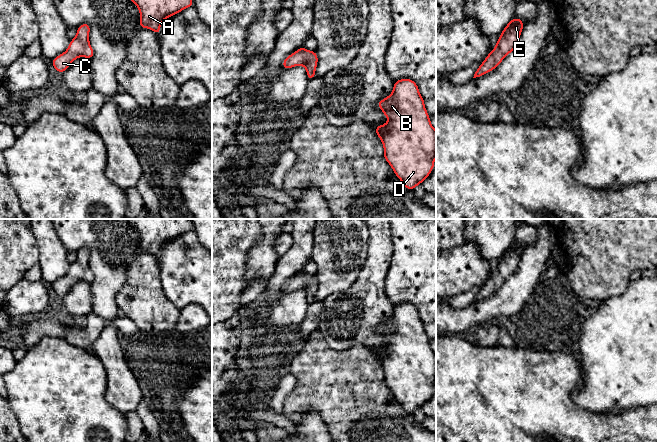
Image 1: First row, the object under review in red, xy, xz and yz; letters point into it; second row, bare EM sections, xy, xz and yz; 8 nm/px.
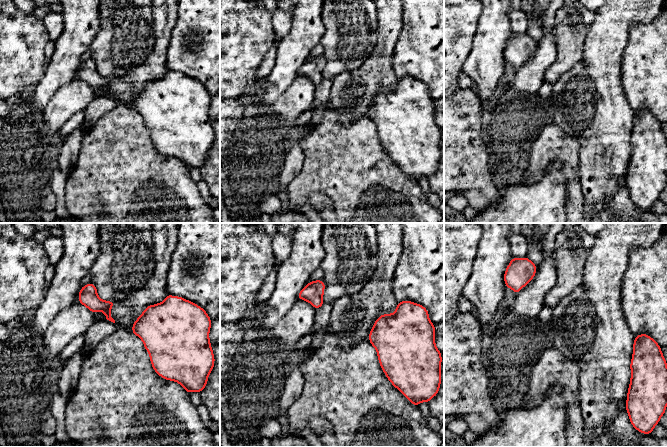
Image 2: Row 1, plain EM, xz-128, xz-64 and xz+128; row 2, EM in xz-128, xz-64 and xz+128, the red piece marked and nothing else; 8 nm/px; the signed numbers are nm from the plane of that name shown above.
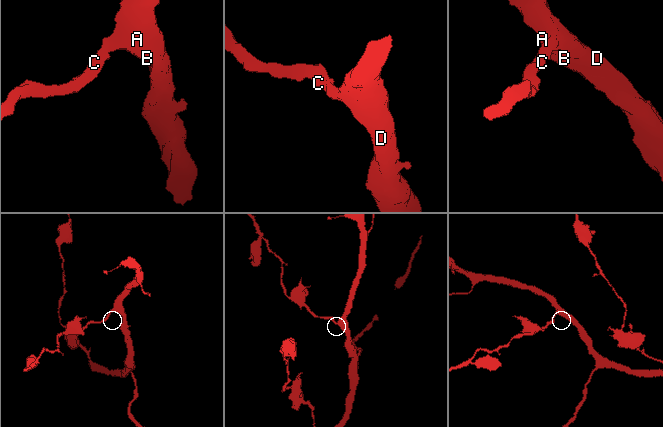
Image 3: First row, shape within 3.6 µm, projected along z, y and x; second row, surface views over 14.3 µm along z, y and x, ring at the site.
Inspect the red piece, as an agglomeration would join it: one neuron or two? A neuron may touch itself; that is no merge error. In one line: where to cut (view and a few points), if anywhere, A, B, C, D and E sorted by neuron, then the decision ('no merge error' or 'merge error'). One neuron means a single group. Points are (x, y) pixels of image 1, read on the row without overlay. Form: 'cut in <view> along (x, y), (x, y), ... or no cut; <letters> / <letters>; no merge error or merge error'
no cut; A B C D E; no merge error

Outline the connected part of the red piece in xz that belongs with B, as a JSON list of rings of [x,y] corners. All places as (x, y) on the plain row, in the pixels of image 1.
[[[400,303],[394,306],[392,317],[377,329],[388,341],[386,348],[378,349],[375,354],[384,371],[384,382],[403,409],[414,414],[432,396],[436,382],[436,354],[431,349],[424,323],[416,306]]]

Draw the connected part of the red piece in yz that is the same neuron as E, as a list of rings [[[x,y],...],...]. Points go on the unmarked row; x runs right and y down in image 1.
[[[513,242],[504,254],[495,268],[495,273],[491,275],[480,291],[476,294],[474,301],[480,301],[494,294],[505,282],[518,270],[520,258],[524,251],[523,245],[518,242]]]

